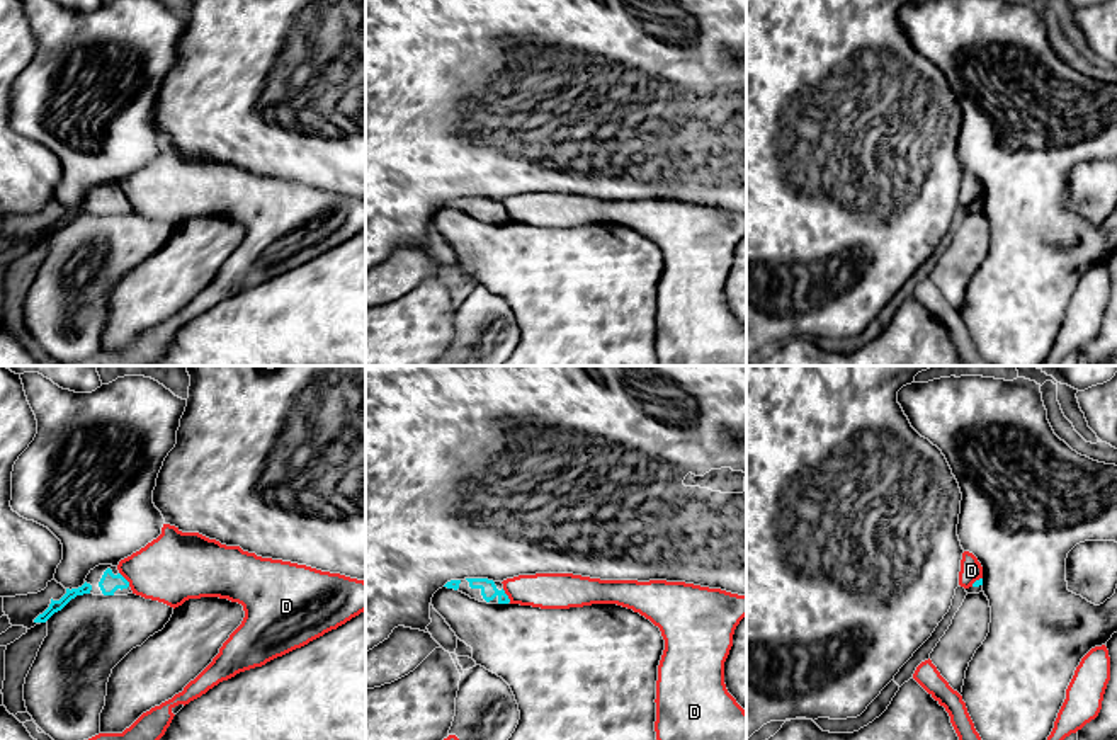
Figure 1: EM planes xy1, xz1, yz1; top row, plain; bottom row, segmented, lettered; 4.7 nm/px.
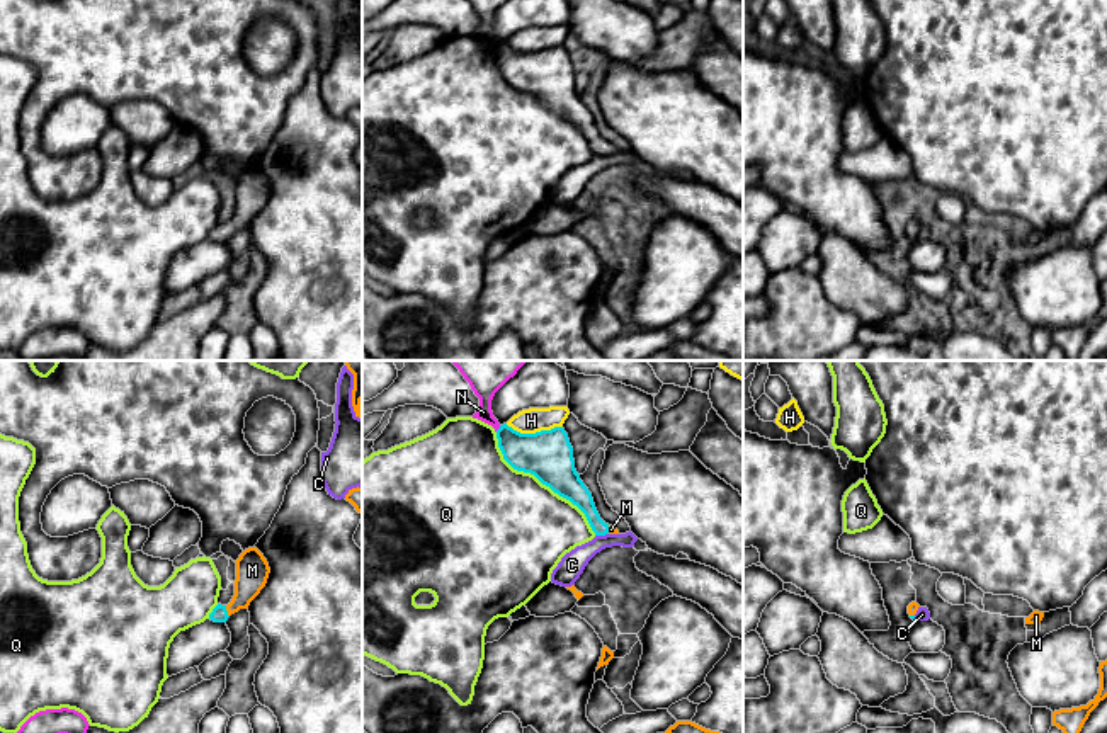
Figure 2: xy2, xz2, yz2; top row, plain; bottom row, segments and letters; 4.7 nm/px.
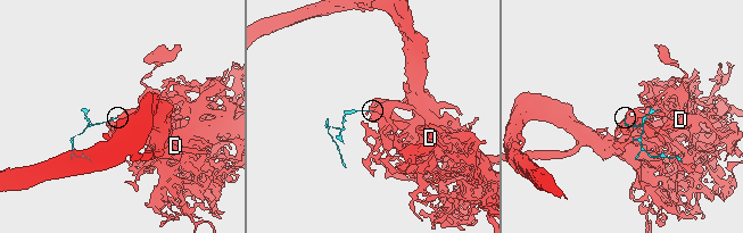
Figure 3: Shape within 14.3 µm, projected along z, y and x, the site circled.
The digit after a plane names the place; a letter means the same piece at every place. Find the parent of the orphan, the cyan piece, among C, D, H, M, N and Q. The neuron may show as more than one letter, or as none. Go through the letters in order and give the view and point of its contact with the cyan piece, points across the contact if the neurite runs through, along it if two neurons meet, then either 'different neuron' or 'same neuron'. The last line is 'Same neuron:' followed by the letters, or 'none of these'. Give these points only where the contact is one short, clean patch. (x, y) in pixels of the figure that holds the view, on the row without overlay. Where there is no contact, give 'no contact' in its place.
C: xz2 (601, 153) | along xz2 (607, 152), (596, 155) | different neuron
D: xy1 (124, 198) | along xy1 (119, 191), (130, 204) | different neuron
H: xz2 (536, 51) | different neuron
M: xy2 (227, 230) | across xy2 (220, 233), (227, 230), (244, 215), (252, 189) | same neuron
N: xz2 (499, 48) | different neuron
Q: xz2 (541, 101) | different neuron
Same neuron: M

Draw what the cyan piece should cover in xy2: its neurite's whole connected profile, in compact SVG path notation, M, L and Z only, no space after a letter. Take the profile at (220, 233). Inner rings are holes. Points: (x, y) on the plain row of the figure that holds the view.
M257 167L245 168L236 182L235 214L228 224L218 223L209 238L226 241L228 236L240 228L248 228L250 221L265 206L270 187L264 173Z

